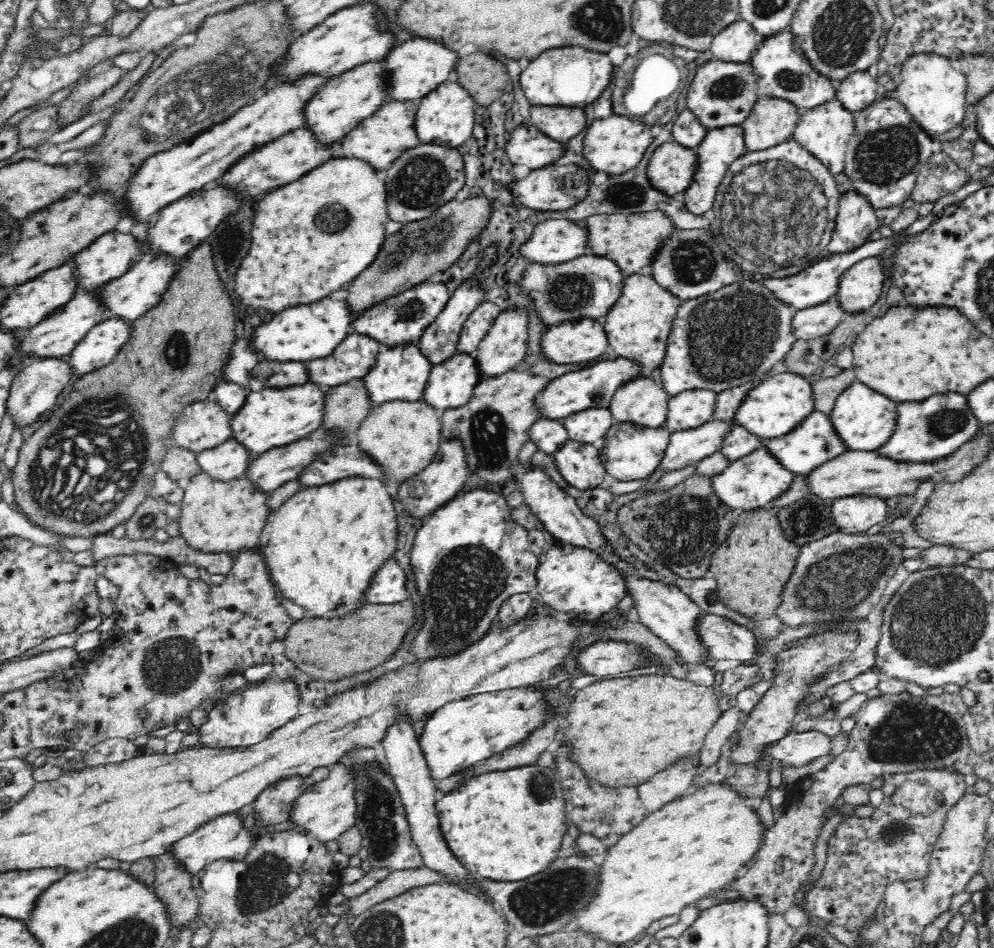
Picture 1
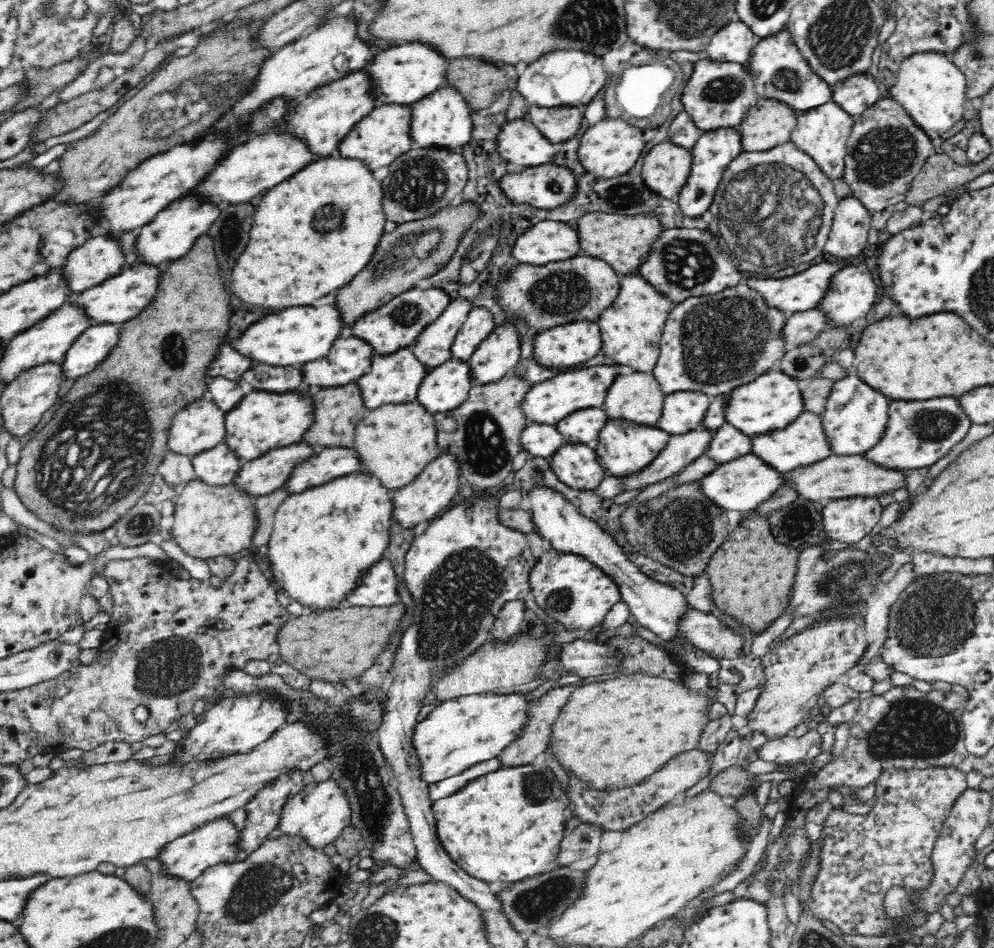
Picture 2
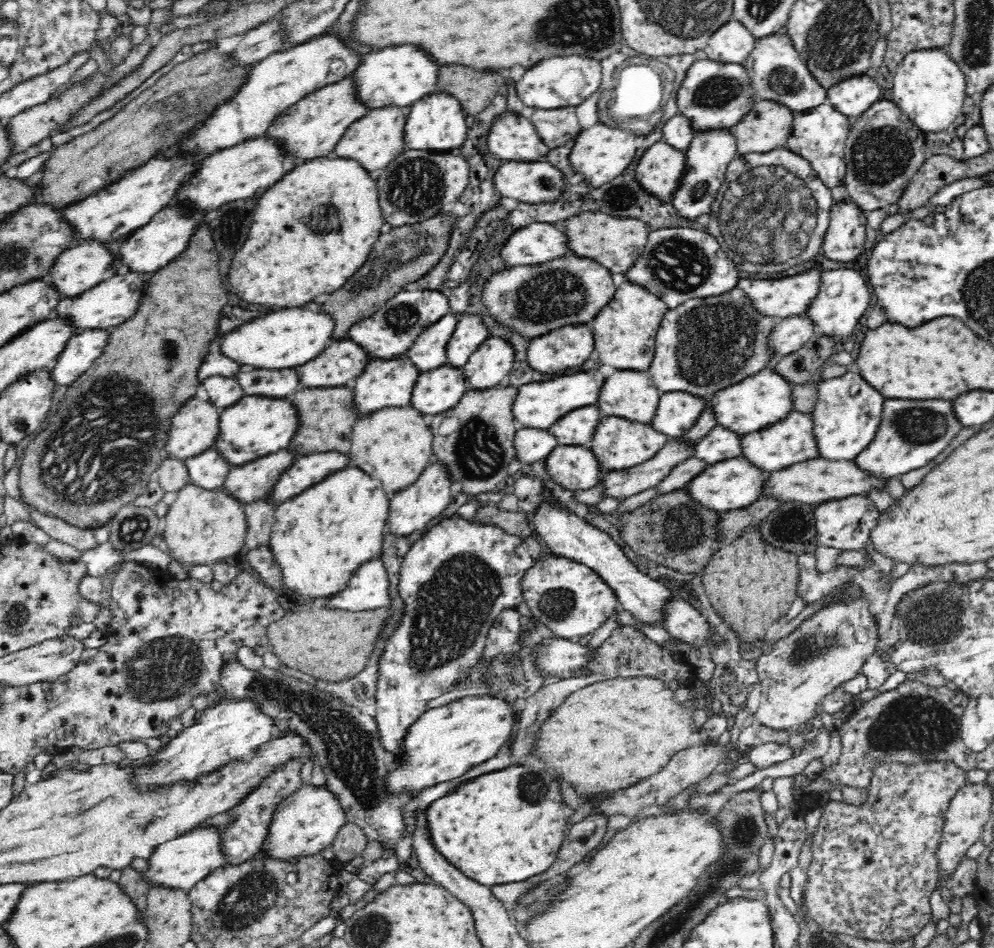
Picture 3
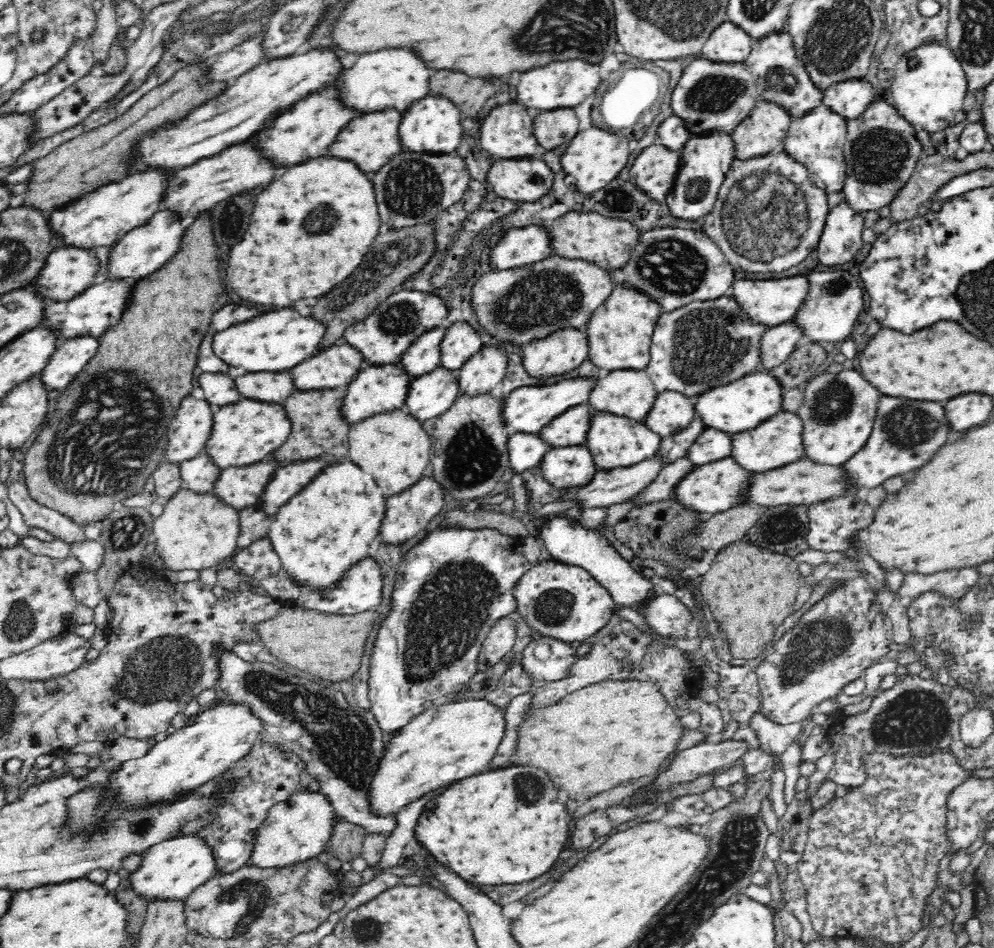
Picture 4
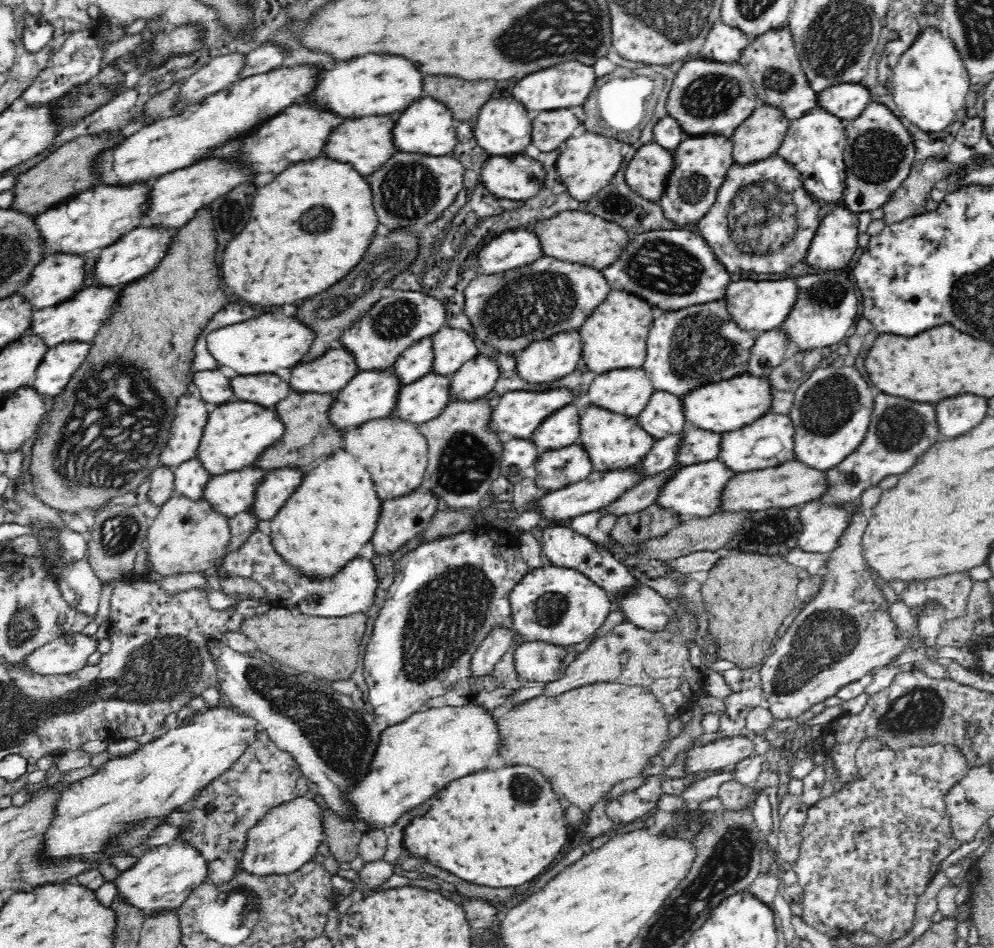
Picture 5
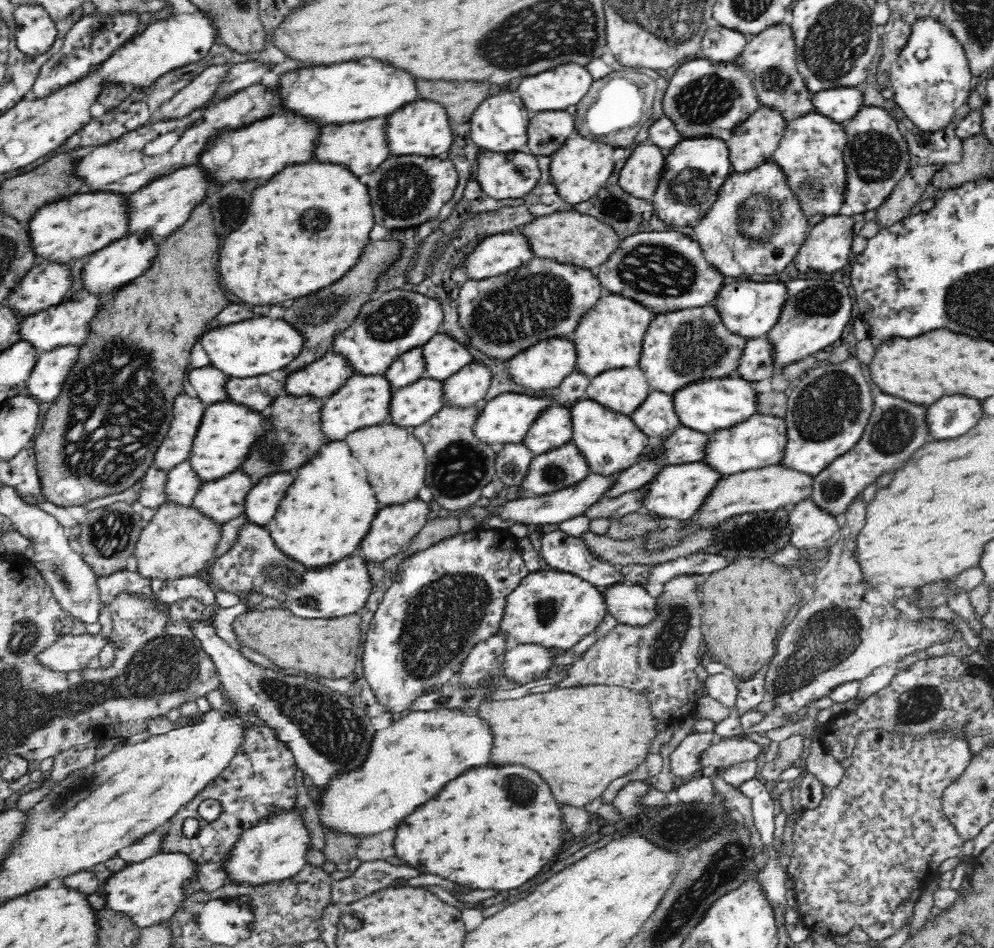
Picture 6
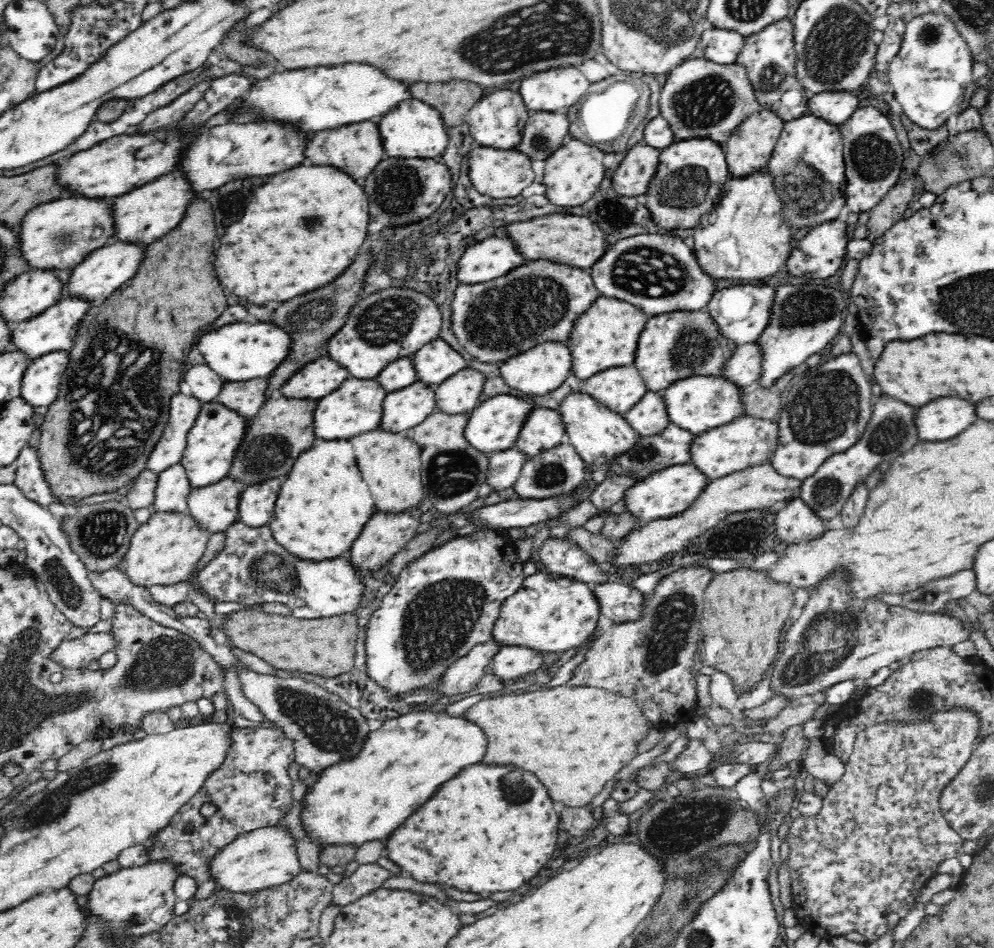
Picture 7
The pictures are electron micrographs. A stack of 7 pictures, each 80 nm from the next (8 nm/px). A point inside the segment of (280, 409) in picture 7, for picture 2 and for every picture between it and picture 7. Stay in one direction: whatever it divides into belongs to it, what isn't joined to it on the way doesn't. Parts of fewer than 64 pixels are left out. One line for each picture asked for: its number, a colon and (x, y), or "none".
2: (339, 410)
3: (328, 417)
4: (319, 426)
5: (311, 434)
6: (298, 437)

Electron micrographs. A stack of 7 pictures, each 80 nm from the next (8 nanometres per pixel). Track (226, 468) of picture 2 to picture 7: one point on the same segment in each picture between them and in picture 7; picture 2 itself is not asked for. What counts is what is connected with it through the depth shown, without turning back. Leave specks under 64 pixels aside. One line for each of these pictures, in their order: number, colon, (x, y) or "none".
3: (210, 469)
4: (201, 473)
5: (191, 477)
6: (184, 483)
7: (174, 486)

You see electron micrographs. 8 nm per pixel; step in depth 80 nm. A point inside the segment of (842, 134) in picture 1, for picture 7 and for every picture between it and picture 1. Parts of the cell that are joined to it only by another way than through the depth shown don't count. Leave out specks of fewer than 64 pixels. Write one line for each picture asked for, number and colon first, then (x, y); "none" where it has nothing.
2: (822, 132)
3: (819, 134)
4: (817, 138)
5: (815, 143)
6: (811, 151)
7: (808, 164)

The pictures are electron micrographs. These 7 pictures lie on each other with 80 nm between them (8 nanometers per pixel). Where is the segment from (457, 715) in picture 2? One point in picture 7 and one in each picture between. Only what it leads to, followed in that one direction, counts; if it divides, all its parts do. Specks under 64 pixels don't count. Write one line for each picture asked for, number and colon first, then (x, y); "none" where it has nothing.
3: (444, 742)
4: (449, 742)
5: (416, 759)
6: (410, 761)
7: (405, 761)

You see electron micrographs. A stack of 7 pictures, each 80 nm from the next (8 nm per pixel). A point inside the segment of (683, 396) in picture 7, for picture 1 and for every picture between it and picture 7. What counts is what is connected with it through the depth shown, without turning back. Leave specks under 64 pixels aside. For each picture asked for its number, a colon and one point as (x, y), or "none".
1: (779, 405)
2: (767, 405)
3: (758, 402)
4: (746, 403)
5: (727, 406)
6: (718, 404)

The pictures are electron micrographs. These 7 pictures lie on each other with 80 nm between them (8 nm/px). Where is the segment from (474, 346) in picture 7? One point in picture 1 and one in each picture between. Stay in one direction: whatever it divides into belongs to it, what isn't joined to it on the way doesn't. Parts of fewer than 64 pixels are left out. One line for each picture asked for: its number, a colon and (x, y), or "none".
1: (587, 287)
2: (543, 296)
3: (535, 299)
4: (521, 305)
5: (508, 310)
6: (503, 315)

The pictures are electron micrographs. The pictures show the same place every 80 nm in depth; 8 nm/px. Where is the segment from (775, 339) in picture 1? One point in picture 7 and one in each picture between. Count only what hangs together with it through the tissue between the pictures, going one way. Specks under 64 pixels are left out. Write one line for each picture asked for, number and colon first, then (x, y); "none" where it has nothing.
2: (714, 343)
3: (705, 345)
4: (702, 345)
5: (699, 345)
6: (691, 345)
7: (674, 346)

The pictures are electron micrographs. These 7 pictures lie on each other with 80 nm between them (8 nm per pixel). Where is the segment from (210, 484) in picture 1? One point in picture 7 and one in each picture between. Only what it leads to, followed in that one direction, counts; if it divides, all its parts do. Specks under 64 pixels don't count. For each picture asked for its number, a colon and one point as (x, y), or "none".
2: (209, 520)
3: (202, 526)
4: (196, 530)
5: (188, 535)
6: (179, 540)
7: (166, 549)

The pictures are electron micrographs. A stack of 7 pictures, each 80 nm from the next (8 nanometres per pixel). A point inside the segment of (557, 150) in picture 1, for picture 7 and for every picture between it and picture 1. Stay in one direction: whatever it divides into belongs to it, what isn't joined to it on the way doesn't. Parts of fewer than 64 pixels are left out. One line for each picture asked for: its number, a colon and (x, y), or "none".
2: (521, 142)
3: (512, 137)
4: (507, 133)
5: (503, 128)
6: (500, 125)
7: (498, 121)

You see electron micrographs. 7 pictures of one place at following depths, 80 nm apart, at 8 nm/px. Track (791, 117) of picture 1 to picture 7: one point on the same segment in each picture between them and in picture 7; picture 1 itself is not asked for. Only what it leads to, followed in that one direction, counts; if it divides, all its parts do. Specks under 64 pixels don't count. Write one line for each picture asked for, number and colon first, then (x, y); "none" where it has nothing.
2: (769, 122)
3: (768, 124)
4: (764, 130)
5: (760, 135)
6: (753, 142)
7: (749, 148)

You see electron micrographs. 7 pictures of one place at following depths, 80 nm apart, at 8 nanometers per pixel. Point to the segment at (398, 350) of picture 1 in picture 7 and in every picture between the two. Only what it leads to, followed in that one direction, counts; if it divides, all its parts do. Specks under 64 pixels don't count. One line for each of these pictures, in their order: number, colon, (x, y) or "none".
2: (395, 378)
3: (385, 383)
4: (376, 389)
5: (372, 394)
6: (364, 400)
7: (358, 405)

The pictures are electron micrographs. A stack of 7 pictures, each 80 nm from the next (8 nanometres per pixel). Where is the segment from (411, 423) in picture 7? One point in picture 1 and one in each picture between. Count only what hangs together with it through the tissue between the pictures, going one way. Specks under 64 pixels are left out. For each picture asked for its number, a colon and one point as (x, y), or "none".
1: (452, 383)
2: (445, 387)
3: (438, 390)
4: (431, 394)
5: (424, 399)
6: (412, 405)

